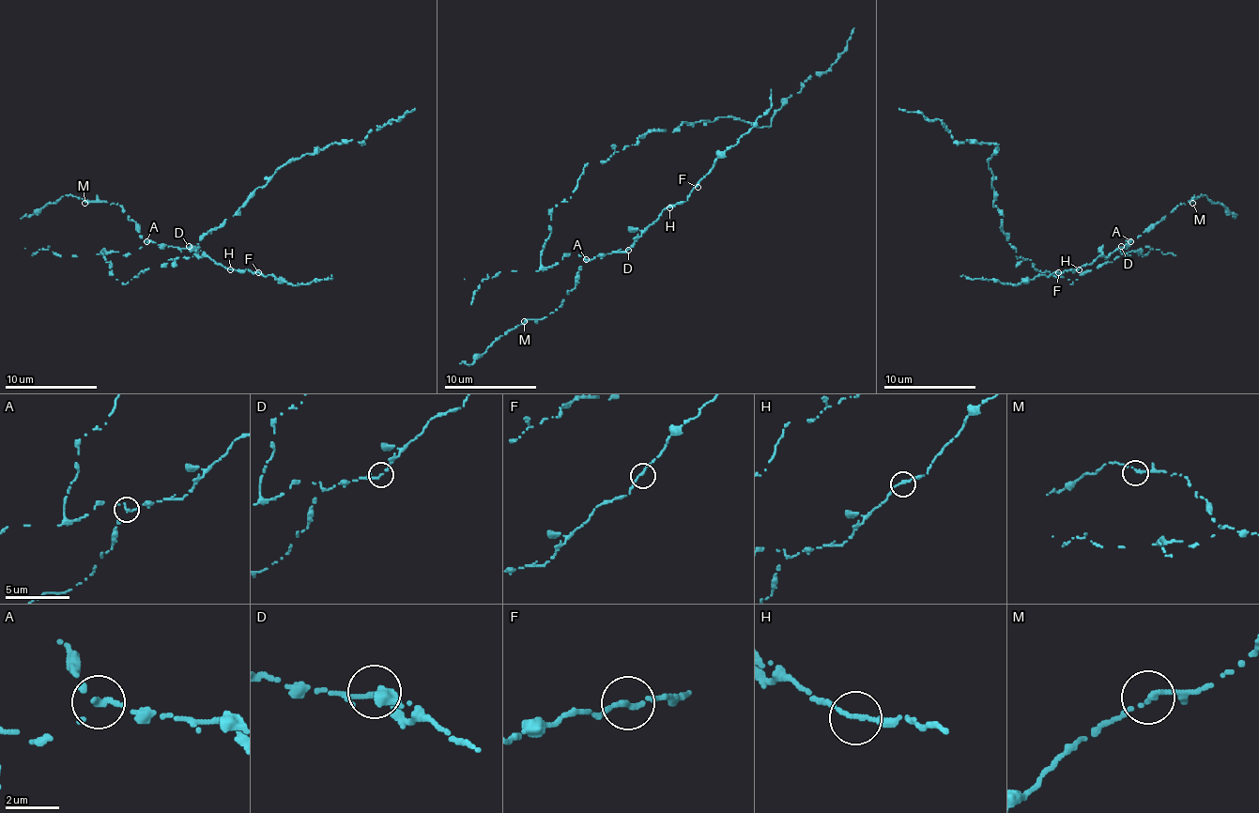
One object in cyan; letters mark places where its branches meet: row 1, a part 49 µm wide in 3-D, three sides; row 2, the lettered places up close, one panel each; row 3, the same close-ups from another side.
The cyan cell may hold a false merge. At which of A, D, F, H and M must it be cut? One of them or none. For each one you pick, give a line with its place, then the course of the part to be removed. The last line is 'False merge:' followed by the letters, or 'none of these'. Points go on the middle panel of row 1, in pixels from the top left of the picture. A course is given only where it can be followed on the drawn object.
A: (586, 259) | (586, 258), (540, 263), (551, 210), (589, 163), (683, 122), (769, 127), (854, 27)
False merge: A

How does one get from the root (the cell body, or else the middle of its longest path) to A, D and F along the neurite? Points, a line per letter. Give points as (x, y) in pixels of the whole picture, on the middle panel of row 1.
A: (573, 191), (568, 201), (551, 207), (551, 231), (540, 263), (551, 268), (570, 253), (586, 258)
D: (573, 191), (568, 201), (551, 207), (551, 231), (540, 263), (551, 268), (570, 253), (595, 258), (628, 250)
F: (573, 191), (551, 207), (551, 231), (540, 256), (545, 268), (570, 253), (595, 258), (625, 252), (698, 187)

